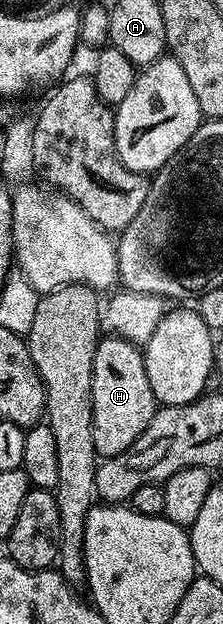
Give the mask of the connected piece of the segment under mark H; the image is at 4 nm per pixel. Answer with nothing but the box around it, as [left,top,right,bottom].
[91,336,157,458]

